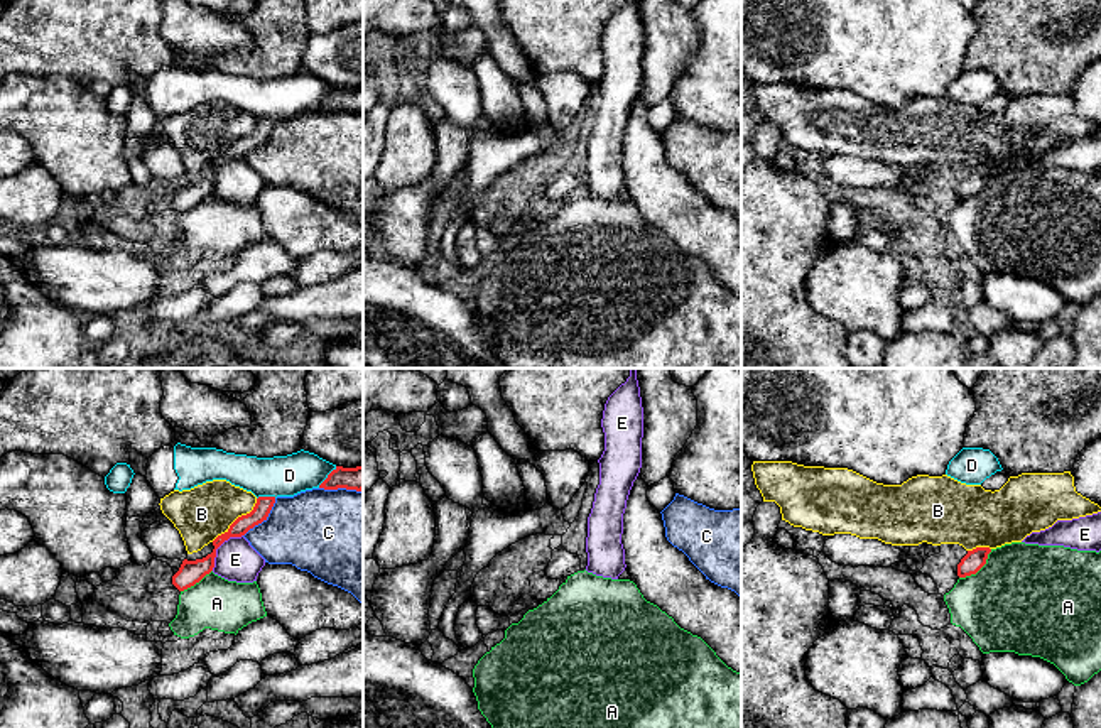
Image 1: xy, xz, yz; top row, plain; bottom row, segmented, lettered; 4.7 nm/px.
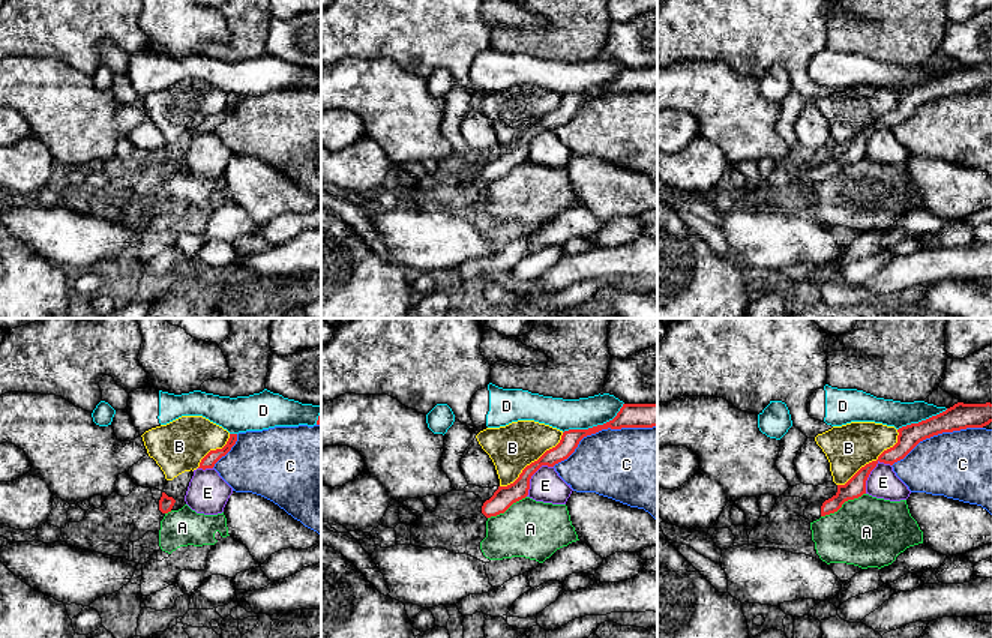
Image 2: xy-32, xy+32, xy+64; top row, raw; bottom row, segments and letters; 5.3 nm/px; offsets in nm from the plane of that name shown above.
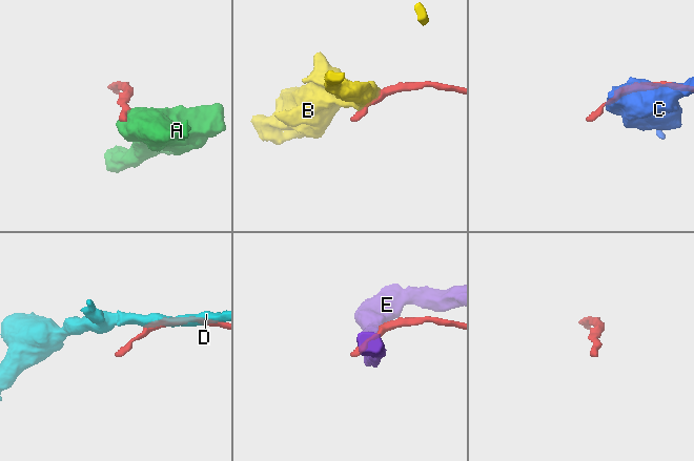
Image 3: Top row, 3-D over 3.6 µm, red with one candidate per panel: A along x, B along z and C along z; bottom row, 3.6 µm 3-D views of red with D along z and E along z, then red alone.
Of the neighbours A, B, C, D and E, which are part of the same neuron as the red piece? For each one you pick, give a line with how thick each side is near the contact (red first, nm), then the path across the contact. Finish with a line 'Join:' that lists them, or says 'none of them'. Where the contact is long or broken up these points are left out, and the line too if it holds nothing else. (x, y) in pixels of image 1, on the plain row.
Join: none of them

